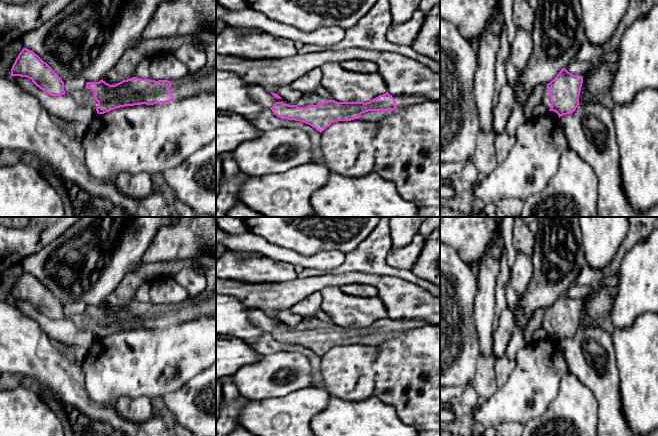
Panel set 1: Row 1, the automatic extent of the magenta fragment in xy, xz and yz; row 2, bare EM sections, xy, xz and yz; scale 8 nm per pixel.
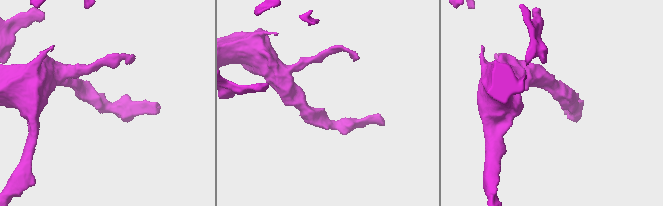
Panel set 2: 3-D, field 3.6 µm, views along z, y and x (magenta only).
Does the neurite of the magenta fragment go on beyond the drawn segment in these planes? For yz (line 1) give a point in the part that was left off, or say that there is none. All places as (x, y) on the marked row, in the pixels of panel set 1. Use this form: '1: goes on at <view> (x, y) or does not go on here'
1: goes on at yz (546, 102)

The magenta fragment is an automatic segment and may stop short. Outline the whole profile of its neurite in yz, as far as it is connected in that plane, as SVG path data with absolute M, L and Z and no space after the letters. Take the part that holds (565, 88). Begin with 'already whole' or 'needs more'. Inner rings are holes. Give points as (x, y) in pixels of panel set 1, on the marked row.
needs more; M563 68L557 76L547 84L542 104L548 111L554 111L559 118L572 114L579 103L583 76L573 75Z

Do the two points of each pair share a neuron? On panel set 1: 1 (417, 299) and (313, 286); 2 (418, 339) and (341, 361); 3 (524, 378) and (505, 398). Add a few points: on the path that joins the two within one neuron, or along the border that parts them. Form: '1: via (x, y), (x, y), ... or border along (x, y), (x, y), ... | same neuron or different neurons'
1: via (391, 290), (385, 284), (374, 279), (339, 279) | same neuron
2: border along (378, 346), (378, 352), (372, 365), (374, 373) | different neurons
3: via (520, 383), (510, 393) | same neuron

